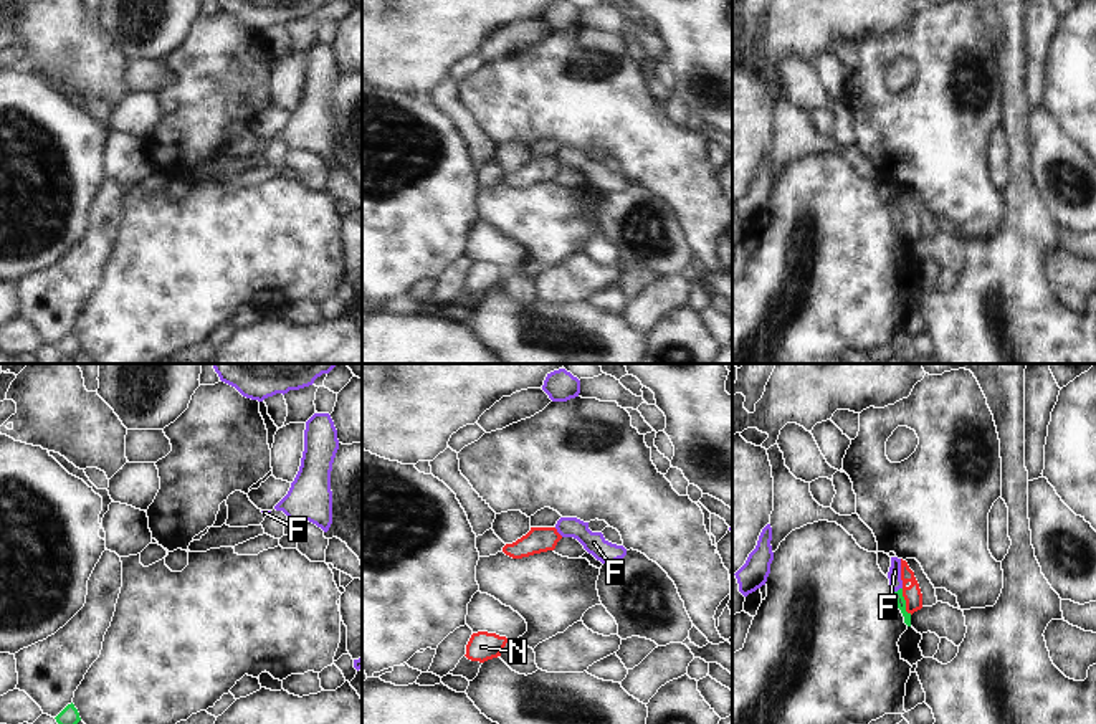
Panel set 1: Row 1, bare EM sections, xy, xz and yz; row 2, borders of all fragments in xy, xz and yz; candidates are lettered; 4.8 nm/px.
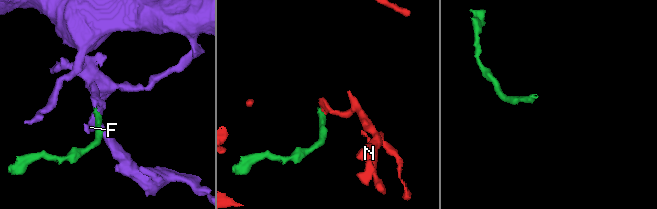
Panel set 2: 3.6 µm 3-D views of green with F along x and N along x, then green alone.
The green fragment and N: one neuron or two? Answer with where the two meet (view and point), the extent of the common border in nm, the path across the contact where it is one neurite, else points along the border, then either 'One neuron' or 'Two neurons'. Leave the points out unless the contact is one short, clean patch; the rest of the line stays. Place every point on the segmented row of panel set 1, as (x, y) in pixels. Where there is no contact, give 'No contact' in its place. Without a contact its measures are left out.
Touches green at yz (905, 602). Shared border 140 nm. Boundary: yz (901, 589), (905, 609), (911, 614). Two neurons.

